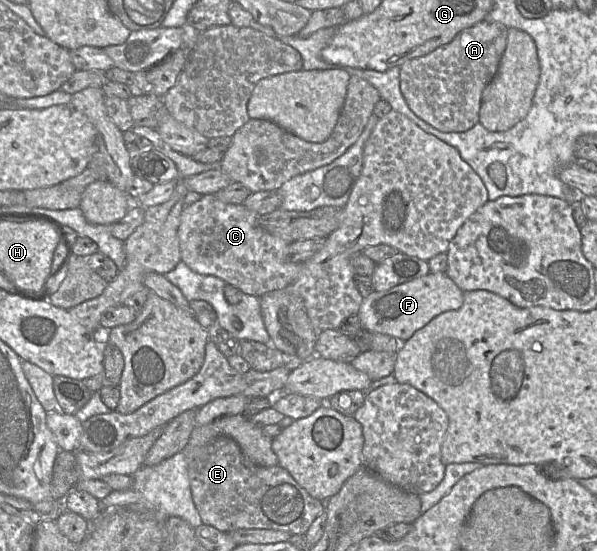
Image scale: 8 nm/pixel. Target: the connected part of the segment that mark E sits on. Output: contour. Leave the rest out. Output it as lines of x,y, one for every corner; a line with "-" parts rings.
219,436
200,449
187,453
188,478
192,499
202,523
222,532
238,529
272,529
290,535
305,534
313,521
325,510
325,502
312,497
280,465
262,467
246,460
239,445
228,436

